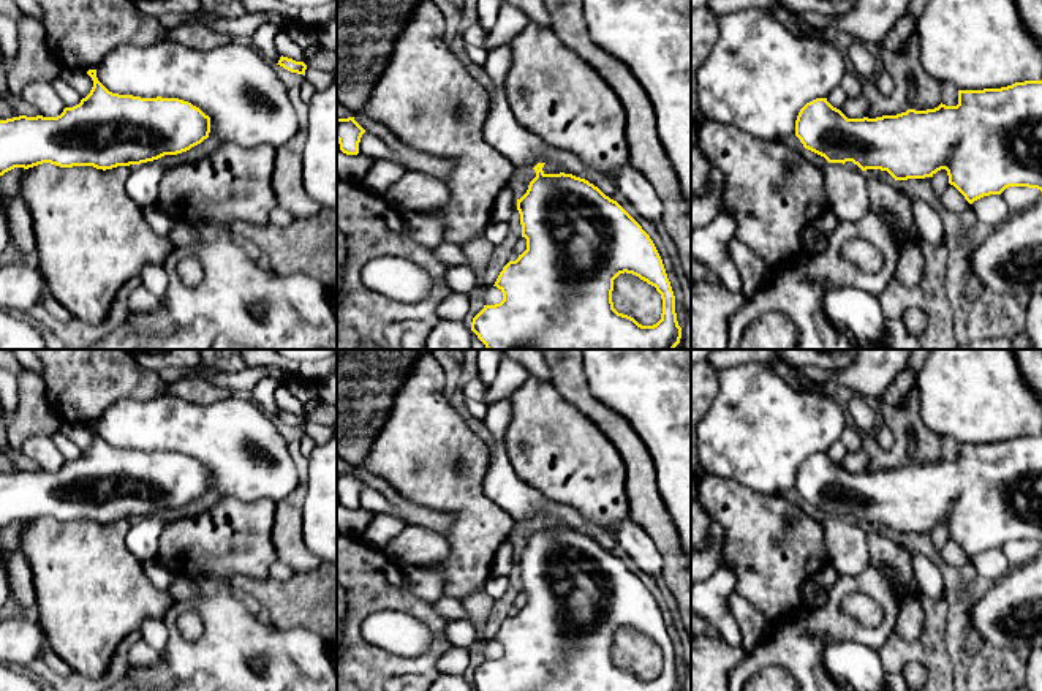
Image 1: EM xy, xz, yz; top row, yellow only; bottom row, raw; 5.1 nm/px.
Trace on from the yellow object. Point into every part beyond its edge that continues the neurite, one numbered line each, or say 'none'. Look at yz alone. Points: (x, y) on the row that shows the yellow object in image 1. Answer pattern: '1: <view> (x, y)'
1: yz (846, 192)

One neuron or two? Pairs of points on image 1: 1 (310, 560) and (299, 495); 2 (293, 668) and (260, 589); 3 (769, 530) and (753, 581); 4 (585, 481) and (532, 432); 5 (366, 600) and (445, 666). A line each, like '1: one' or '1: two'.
1: one
2: two
3: one
4: one
5: two

